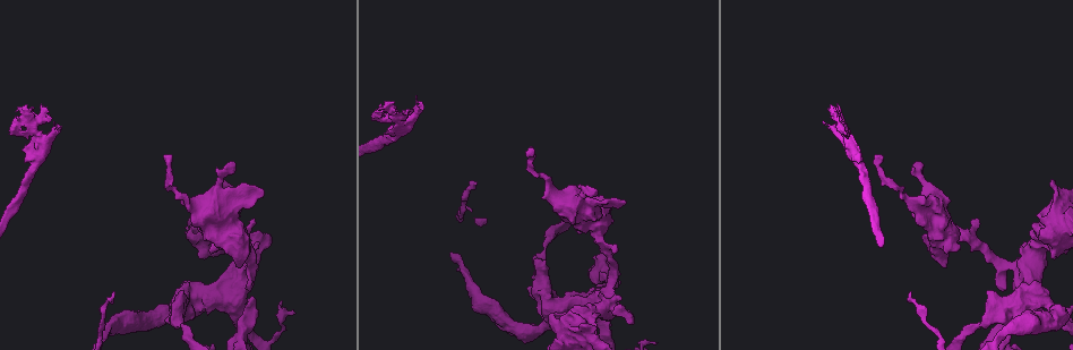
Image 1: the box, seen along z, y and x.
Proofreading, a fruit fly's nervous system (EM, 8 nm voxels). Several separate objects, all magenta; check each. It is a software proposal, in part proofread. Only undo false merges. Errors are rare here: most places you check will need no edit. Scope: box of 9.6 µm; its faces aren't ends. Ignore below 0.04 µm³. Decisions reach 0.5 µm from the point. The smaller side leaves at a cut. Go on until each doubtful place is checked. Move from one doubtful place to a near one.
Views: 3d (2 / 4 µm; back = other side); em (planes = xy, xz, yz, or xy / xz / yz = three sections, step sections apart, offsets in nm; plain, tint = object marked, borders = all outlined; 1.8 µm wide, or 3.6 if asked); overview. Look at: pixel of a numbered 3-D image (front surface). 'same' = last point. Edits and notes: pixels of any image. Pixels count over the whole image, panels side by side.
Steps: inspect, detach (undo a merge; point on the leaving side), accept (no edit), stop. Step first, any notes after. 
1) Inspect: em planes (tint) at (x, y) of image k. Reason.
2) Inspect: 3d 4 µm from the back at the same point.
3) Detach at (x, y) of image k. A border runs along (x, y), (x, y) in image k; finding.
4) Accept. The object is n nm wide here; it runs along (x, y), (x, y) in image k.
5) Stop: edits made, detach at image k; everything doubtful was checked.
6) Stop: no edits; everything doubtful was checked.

Inspect: em 3.6 µm planes (tint) at (585, 316) of image 1. Calibre changes.

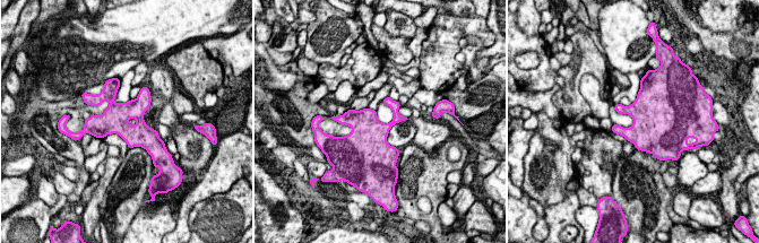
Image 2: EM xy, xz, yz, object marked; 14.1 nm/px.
Accept. One neuron here.

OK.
Inspect: em planes (tint) at (243, 268) of image 1. Four arms meet.

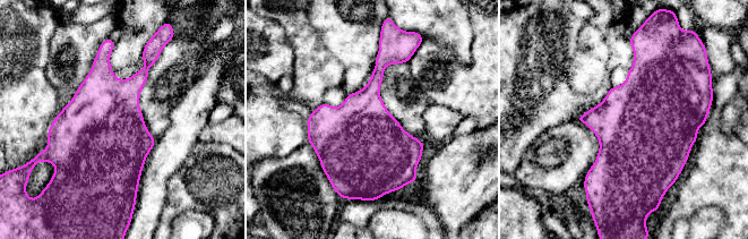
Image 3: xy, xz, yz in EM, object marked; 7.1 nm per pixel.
Accept. The object is 550 nm wide here; one neuron here.

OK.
Inspect: em 3.6 µm yz step 8 (tint) at (244, 334) of image 1. Calibre changes.

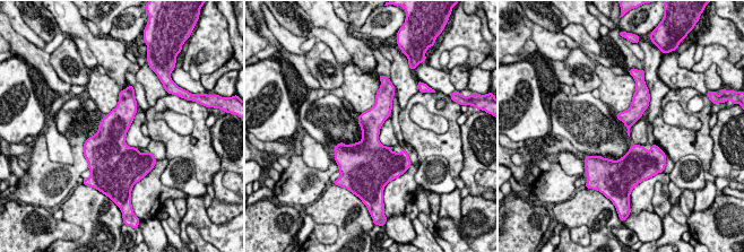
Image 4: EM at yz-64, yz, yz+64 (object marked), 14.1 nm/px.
Accept. The object is 220 nm wide here; it runs along (381, 96), (370, 159) in image 4; continuous, no second neuron.

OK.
Inspect: 3d 4 µm at (1036, 301) of image 1. Sharp bend.

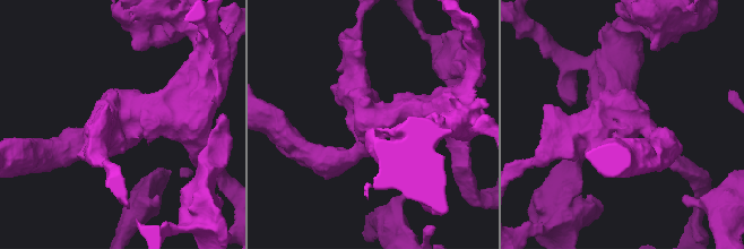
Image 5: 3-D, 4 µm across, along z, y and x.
Inspect: em planes (tint) at (376, 124) of image 5.

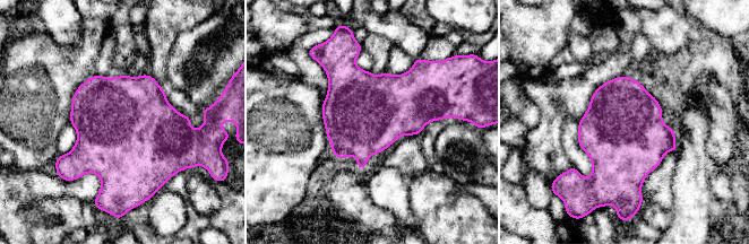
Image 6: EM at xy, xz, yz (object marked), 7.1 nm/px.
Accept. The object is 600 nm wide here; continuous, no second neuron.

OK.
Stop: no edits; everything doubtful was checked.

